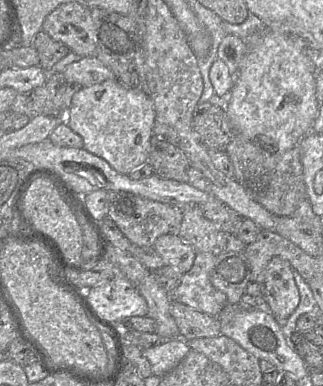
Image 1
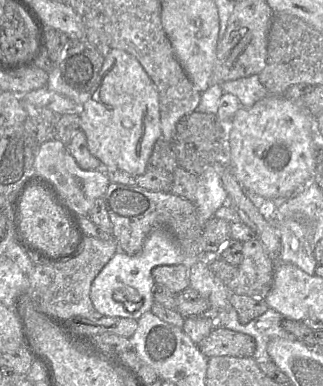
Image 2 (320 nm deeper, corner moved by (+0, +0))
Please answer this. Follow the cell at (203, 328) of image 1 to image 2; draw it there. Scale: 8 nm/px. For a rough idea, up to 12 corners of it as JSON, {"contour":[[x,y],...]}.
{"contour":[[212,329],[197,346],[207,358],[252,357],[251,336]]}

